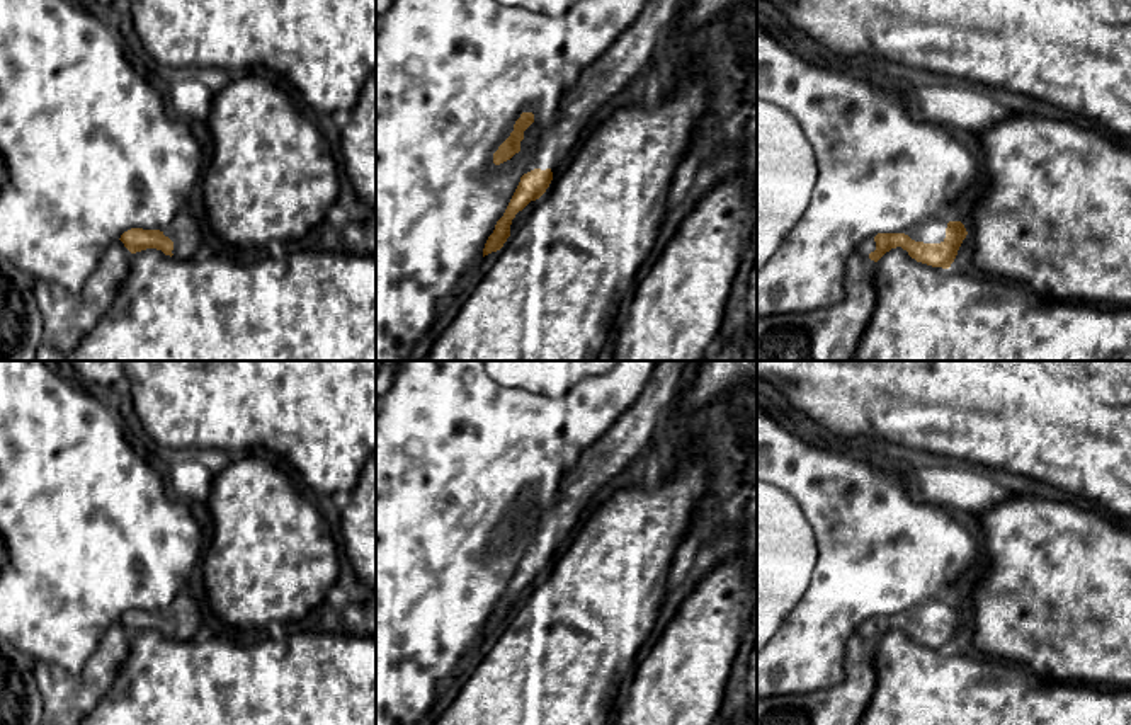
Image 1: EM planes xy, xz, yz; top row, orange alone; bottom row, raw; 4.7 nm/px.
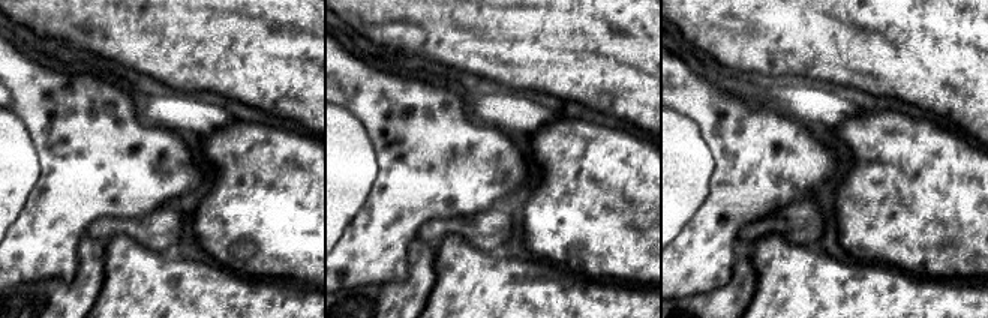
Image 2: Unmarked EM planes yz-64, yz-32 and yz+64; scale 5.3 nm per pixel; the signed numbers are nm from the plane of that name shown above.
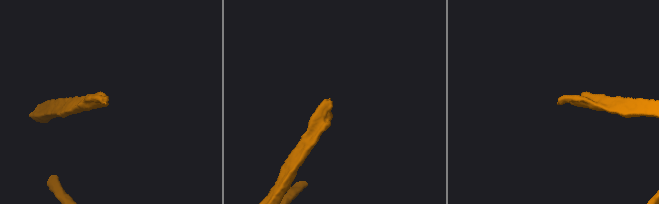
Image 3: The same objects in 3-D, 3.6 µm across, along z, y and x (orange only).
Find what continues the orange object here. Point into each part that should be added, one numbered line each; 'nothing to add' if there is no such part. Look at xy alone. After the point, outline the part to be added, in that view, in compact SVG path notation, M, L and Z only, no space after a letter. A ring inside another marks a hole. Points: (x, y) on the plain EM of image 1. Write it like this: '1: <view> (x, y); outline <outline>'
1: xy (186, 613); outline M185 589L163 611L163 616L173 623L172 635L175 640L180 640L180 642L192 640L202 626L201 604Z

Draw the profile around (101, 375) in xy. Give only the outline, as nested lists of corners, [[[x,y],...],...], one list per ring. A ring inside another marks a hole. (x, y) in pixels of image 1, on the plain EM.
[[[70,361],[78,373],[82,385],[111,391],[111,388],[124,378],[122,361]]]

